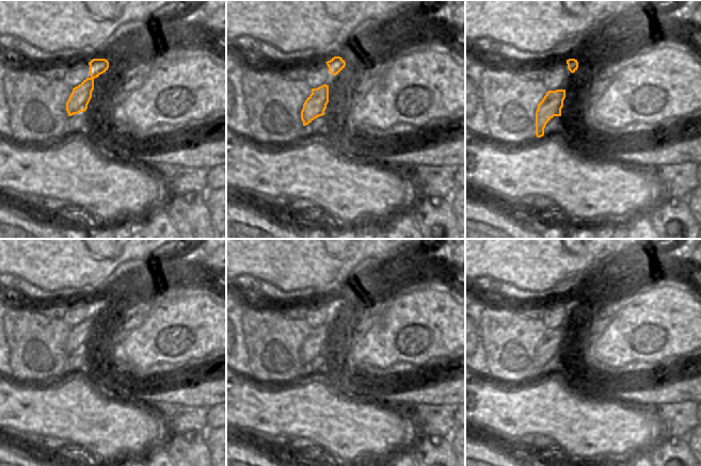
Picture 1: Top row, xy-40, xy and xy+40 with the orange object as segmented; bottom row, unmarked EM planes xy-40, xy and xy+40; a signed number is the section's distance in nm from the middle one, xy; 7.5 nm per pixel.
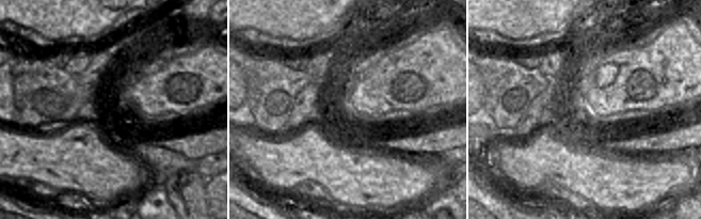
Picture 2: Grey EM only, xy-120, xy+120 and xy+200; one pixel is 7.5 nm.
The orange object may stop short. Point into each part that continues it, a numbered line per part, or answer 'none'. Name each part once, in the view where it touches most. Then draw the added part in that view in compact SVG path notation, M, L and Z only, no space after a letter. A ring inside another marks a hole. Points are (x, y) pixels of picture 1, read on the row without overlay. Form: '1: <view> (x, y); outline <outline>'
none

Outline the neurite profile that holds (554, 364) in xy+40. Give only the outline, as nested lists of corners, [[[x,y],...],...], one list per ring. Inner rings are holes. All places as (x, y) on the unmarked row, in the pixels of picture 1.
[[[554,355],[544,367],[544,374],[554,374],[561,367],[561,355]]]

